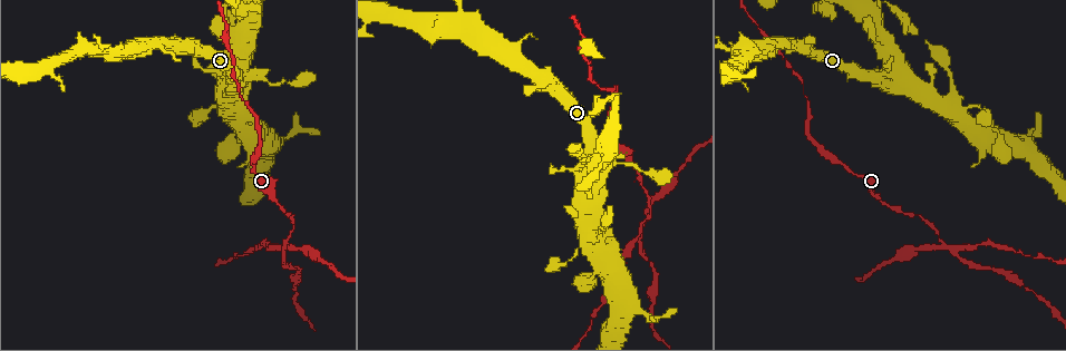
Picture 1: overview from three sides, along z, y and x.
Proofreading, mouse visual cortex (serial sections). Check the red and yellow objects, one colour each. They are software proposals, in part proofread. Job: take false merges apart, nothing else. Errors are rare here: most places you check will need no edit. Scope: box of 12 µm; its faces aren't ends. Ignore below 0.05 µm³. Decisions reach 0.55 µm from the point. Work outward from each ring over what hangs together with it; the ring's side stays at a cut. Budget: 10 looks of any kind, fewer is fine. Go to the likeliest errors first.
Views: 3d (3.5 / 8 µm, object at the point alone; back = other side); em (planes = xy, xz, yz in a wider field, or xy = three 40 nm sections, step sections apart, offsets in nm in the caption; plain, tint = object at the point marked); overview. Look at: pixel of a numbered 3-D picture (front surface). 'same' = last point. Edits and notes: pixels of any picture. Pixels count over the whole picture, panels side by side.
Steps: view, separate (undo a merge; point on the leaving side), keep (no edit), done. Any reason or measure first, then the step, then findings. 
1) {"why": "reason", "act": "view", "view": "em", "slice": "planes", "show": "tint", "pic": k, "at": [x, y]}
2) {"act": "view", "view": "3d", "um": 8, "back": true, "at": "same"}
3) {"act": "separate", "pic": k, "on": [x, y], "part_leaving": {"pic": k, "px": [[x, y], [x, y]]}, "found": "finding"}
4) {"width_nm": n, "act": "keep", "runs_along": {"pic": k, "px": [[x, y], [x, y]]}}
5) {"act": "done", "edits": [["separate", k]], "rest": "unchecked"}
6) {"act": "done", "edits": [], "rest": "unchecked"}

{"why": "four-way junction", "act": "view", "view": "3d", "um": 8, "pic": 1, "at": [286, 241]}

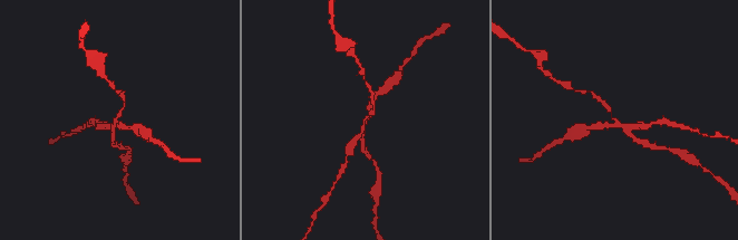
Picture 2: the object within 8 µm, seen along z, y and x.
{"act": "view", "view": "3d", "um": 3.5, "pic": 2, "at": [365, 121]}

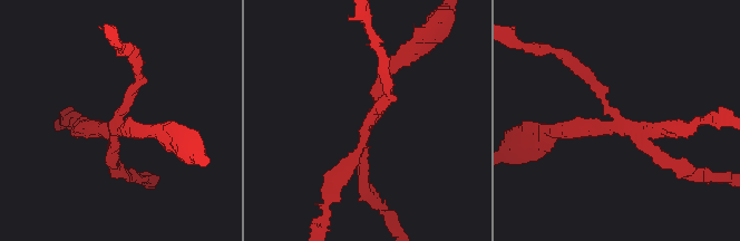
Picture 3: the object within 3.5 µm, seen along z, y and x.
{"arms": 4, "arm_widths_nm": [150, 150, 200, 200], "why": "need the tissue", "act": "view", "view": "em", "slice": "planes", "show": "tint", "pic": 3, "at": [368, 119]}

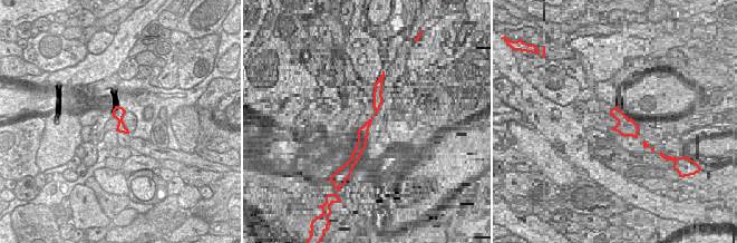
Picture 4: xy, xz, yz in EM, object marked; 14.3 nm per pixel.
{"act": "separate", "pic": 3, "on": [338, 181], "border": {"pic": 4, "px": [[122, 119], [118, 122]]}, "found": "two cells meet here"}

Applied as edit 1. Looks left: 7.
{"why": "abrupt turn", "act": "view", "view": "3d", "um": 3.5, "pic": 1, "at": [251, 75]}

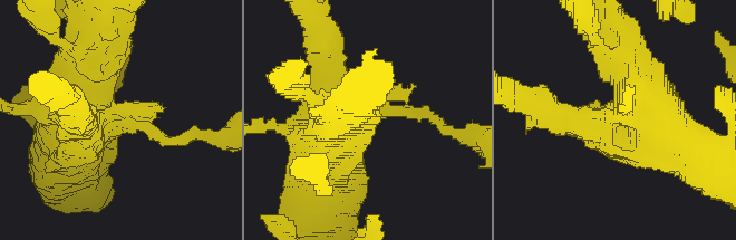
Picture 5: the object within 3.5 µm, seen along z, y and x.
{"act": "view", "view": "em", "slice": "xy", "step": 2, "show": "tint", "pic": 5, "at": [124, 121]}

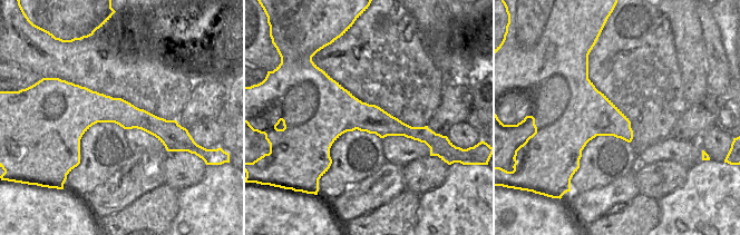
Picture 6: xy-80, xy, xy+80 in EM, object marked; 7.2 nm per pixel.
{"act": "keep", "runs_along": {"pic": 5, "px": [[574, 121], [651, 114], [695, 152]]}, "found": "continuous, no second cell"}

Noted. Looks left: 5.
{"act": "view", "view": "3d", "um": 3.5, "pic": 1, "at": [229, 19]}

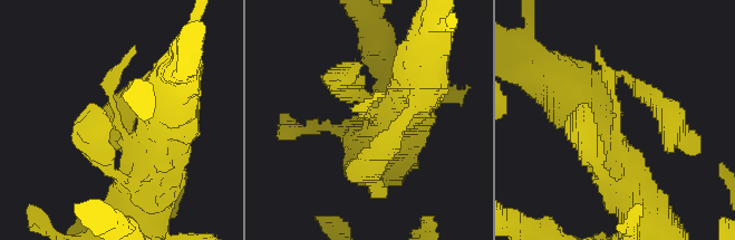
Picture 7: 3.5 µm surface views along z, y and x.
{"why": "need the tissue", "act": "view", "view": "em", "slice": "xy", "step": 3, "show": "tint", "pic": 7, "at": [619, 120]}

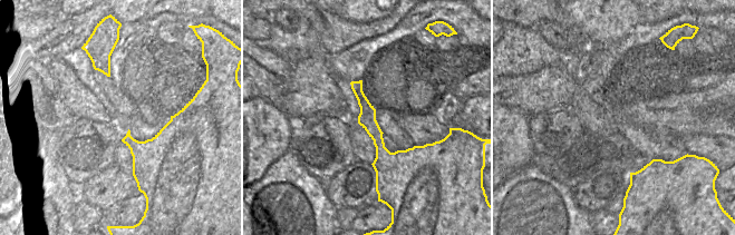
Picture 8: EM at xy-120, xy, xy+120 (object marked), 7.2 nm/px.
{"act": "keep", "runs_along": {"pic": 7, "px": [[150, 181], [108, 88], [126, 60]]}, "found": "one cell here"}

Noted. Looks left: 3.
{"why": "side arm on a straight run", "act": "view", "view": "3d", "um": 3.5, "pic": 1, "at": [455, 31]}

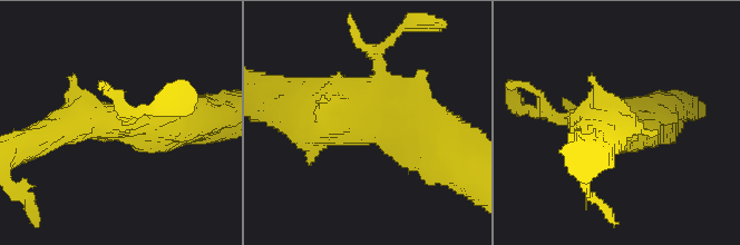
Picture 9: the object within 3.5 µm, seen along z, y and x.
{"arms": 3, "arm_widths_nm": [200, 500, 500], "act": "view", "view": "em", "slice": "xy", "step": 2, "show": "tint", "pic": 9, "at": [114, 123]}

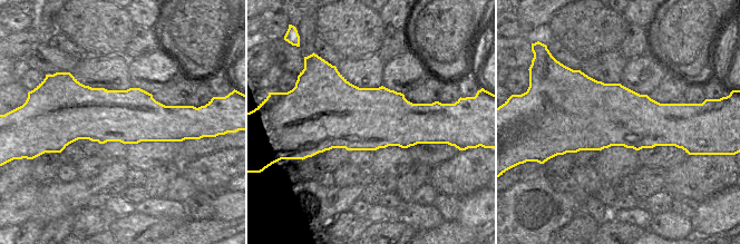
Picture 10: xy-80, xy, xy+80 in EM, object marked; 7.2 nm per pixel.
{"width_nm": 480, "act": "keep", "runs_along": {"pic": 10, "px": [[49, 111], [194, 132]]}, "found": "continuous, no second cell"}

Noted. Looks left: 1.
{"act": "done", "edits": [["separate", 3]], "rest": "unchecked"}

